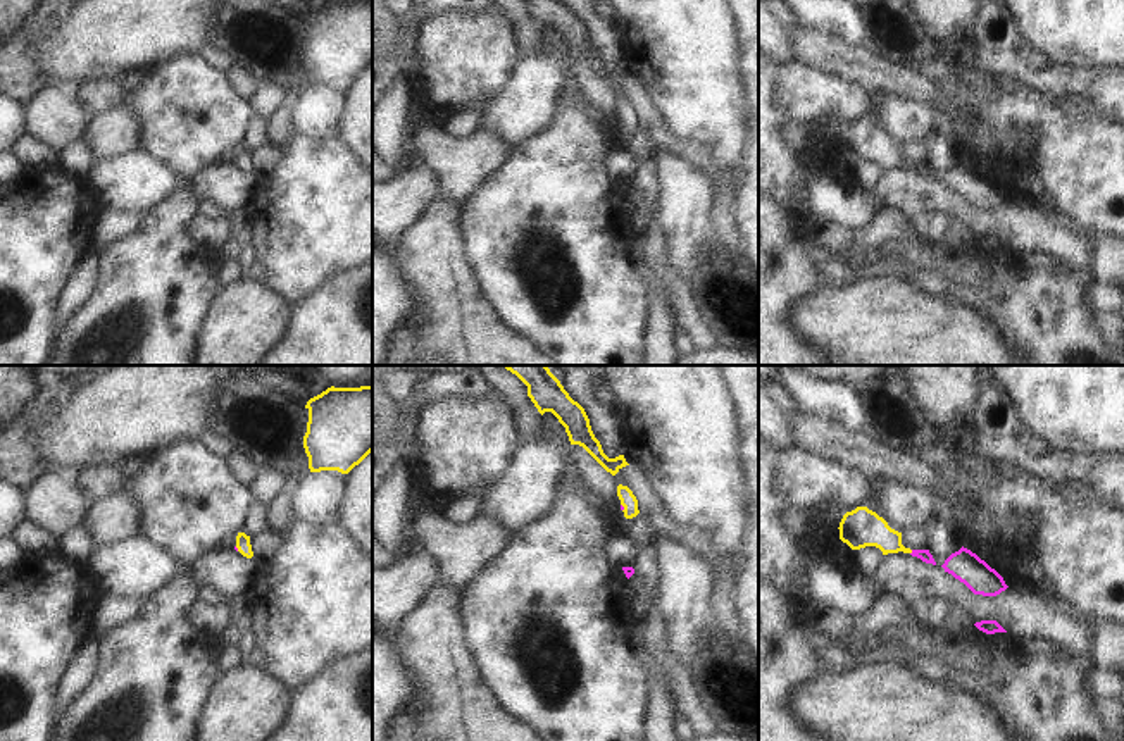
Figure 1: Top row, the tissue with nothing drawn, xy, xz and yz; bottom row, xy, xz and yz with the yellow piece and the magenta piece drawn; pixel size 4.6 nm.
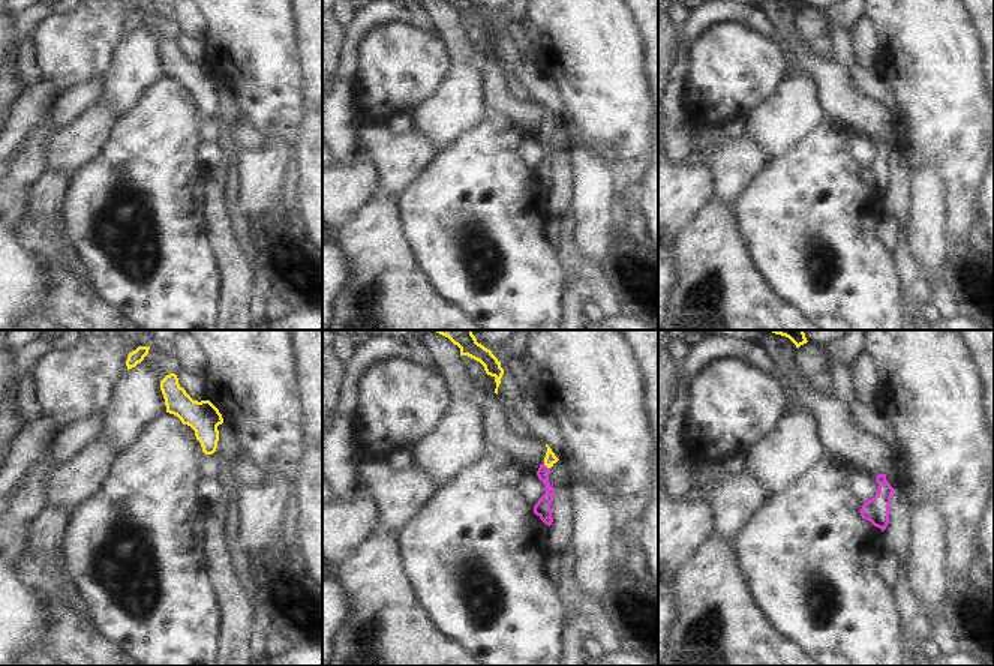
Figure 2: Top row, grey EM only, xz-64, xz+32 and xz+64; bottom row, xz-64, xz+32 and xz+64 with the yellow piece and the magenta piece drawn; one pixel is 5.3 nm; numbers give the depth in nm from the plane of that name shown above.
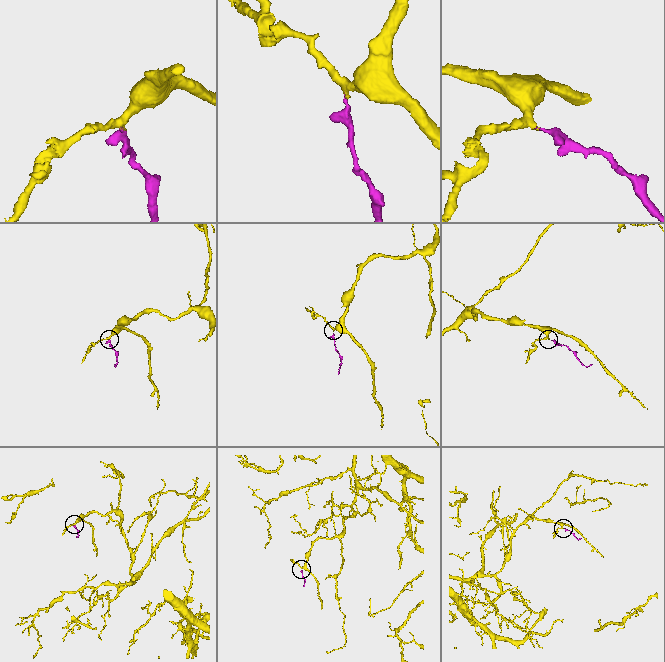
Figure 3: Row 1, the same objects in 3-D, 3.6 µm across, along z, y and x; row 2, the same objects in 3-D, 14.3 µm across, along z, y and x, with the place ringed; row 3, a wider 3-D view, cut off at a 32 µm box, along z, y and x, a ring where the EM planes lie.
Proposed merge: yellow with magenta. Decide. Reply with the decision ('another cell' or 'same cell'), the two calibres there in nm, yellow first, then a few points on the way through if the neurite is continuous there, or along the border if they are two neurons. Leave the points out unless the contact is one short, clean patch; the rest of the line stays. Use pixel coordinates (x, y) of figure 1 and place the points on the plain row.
same cell | 80/20 nm | across xz (628, 114), (623, 119), (621, 119)

